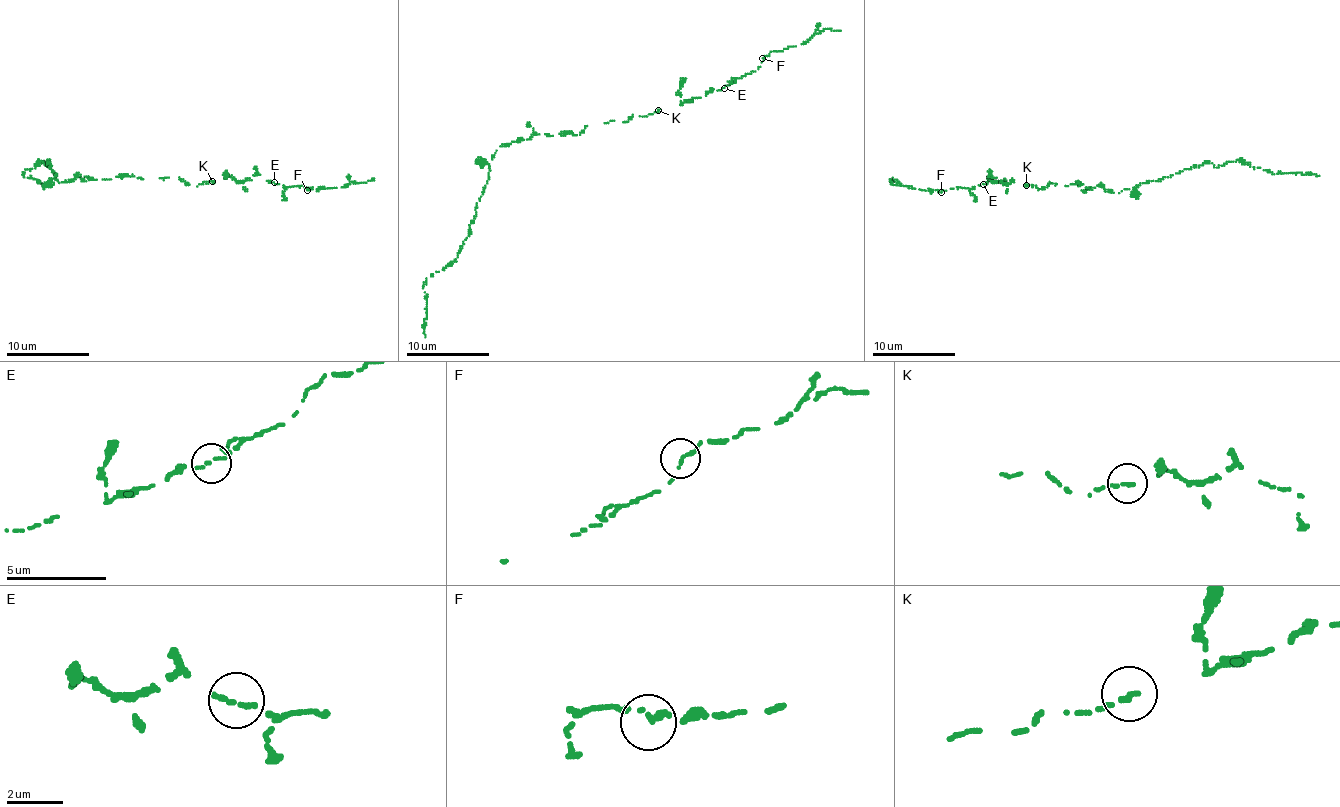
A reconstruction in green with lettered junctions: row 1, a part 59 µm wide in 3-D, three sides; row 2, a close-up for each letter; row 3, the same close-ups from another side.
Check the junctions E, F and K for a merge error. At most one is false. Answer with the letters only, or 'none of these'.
none of these

